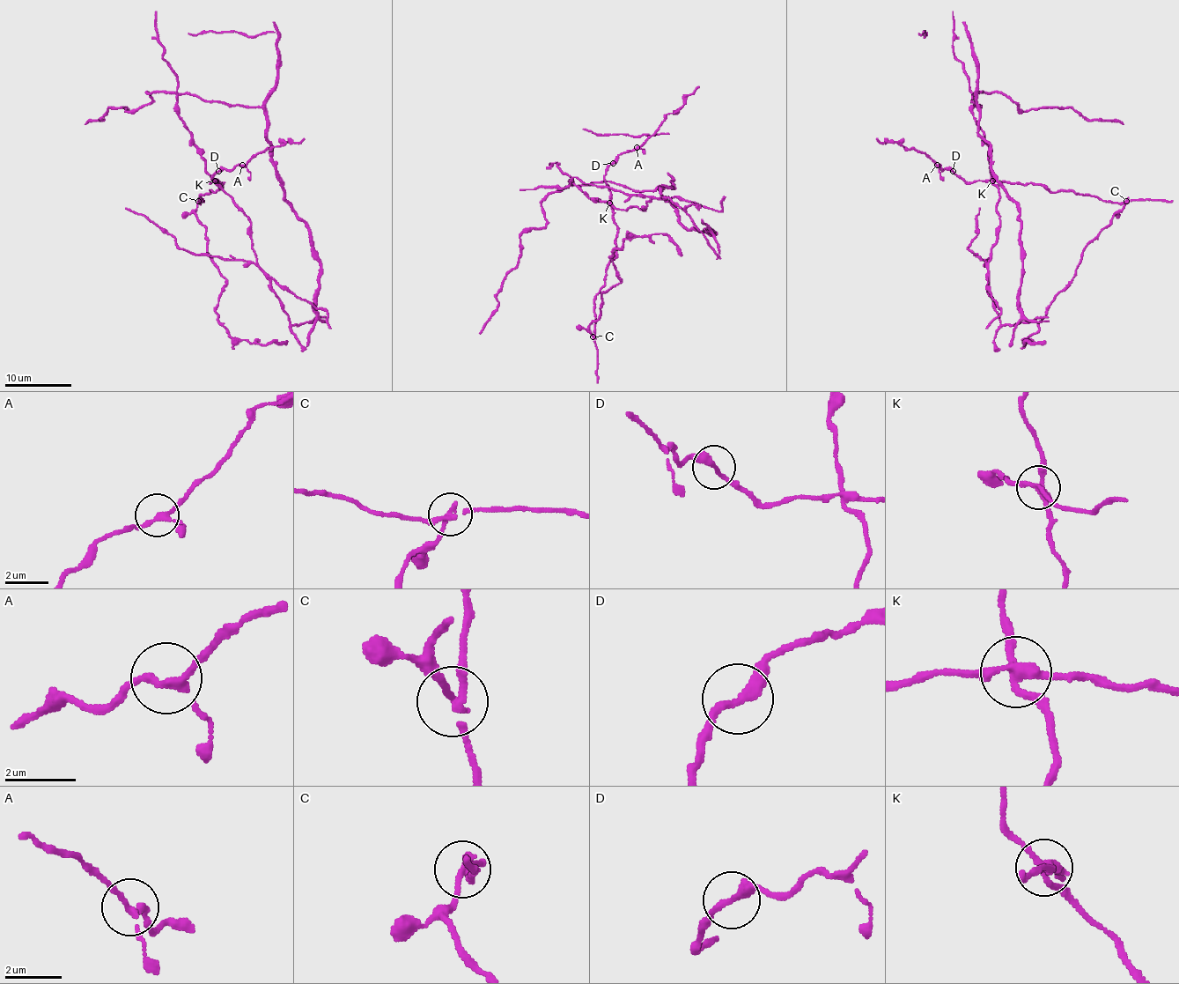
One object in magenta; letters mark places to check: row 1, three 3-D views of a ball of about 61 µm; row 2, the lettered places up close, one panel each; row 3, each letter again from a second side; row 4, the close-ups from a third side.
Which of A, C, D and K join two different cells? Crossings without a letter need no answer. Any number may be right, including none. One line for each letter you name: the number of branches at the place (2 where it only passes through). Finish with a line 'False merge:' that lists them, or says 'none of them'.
C: Branches: 3
K: Branches: 4
False merge: C, K

